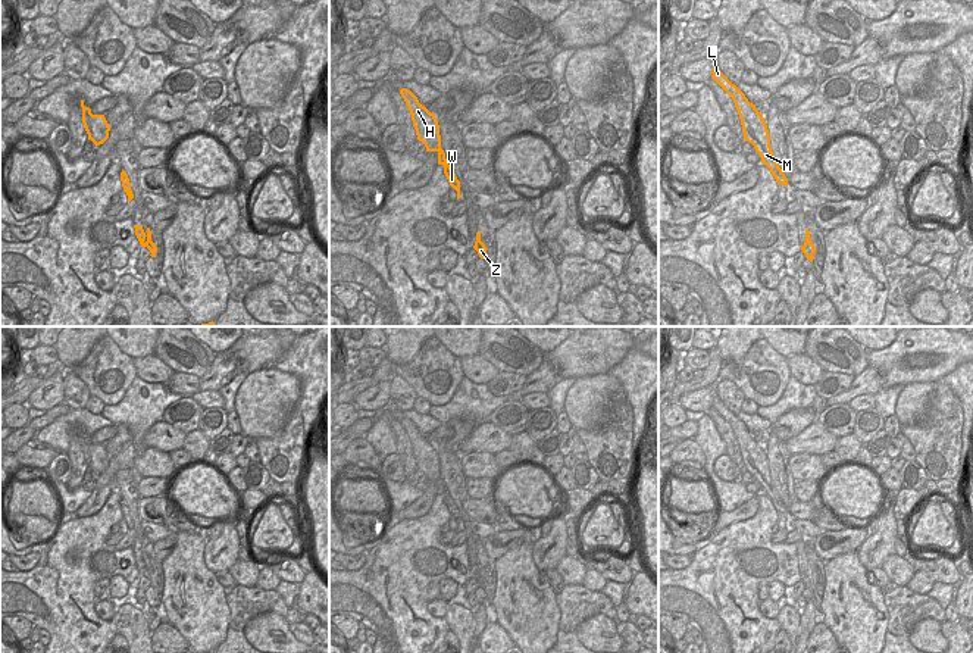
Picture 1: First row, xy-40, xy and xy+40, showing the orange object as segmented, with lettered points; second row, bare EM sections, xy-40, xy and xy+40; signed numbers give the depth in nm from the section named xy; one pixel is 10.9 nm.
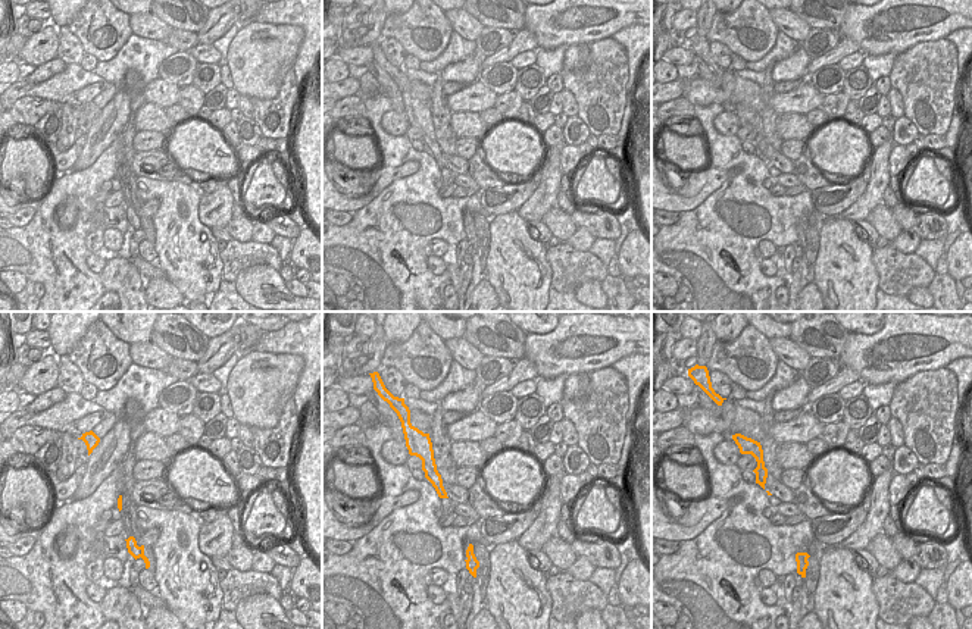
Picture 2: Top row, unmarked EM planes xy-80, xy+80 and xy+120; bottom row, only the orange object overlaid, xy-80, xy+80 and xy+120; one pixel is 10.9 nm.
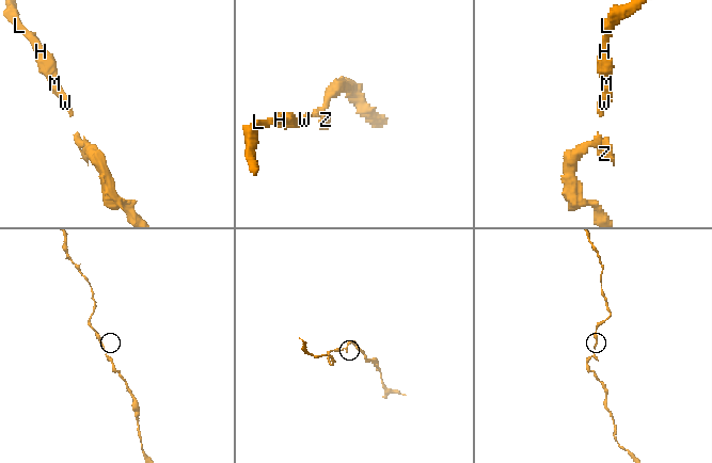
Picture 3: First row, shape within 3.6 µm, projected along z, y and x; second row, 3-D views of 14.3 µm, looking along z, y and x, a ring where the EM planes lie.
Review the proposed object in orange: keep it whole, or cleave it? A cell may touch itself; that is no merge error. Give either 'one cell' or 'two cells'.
one cell

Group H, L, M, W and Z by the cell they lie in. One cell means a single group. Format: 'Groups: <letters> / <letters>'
Groups: H L M W Z

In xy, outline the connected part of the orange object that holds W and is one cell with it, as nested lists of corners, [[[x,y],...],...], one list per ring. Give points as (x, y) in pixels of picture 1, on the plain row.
[[[407,418],[400,419],[401,427],[404,428],[416,459],[417,469],[422,471],[426,477],[426,481],[438,482],[438,494],[444,496],[444,503],[450,515],[457,521],[457,529],[460,528],[460,510],[457,509],[454,500],[445,488],[445,482],[441,478],[441,465],[439,454],[435,447],[435,443],[431,443],[425,435],[422,435],[417,427]]]

